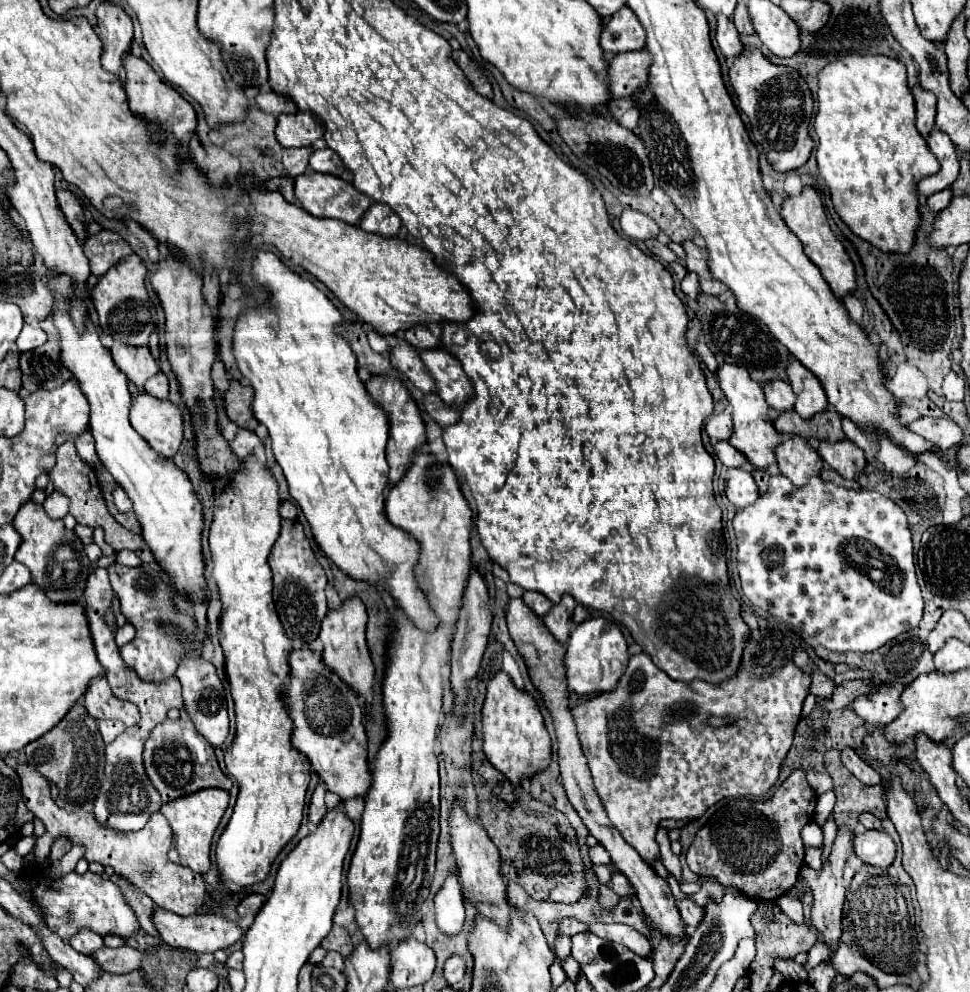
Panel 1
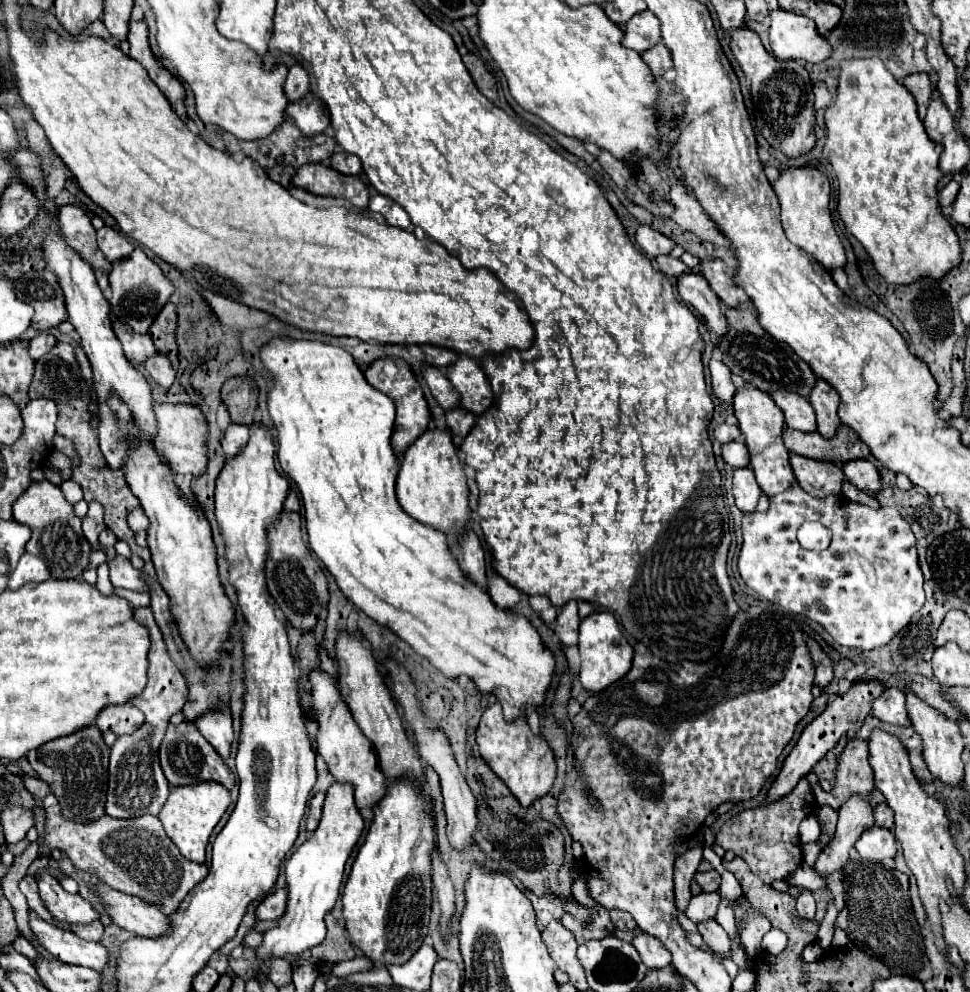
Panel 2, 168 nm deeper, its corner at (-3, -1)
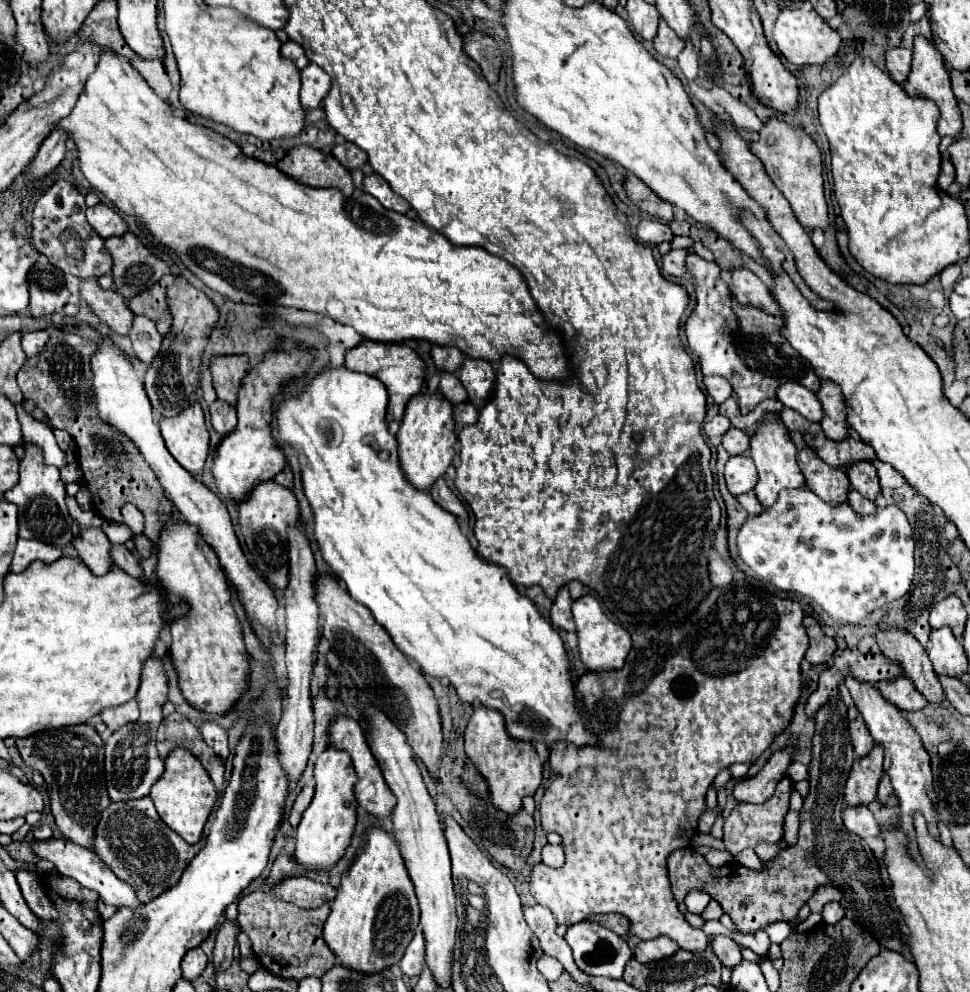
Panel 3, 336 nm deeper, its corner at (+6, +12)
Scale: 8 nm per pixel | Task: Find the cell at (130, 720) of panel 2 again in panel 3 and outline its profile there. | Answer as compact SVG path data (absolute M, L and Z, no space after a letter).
M131 699L131 701L127 701L125 705L119 705L119 707L107 707L107 709L103 709L103 711L99 713L99 717L101 717L101 721L103 721L111 731L115 731L115 729L119 729L119 727L125 725L125 723L137 721L137 717L139 717L137 701Z

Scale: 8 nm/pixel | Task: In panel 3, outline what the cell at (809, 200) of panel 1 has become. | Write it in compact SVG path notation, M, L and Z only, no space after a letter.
M771 119L763 127L759 141L751 143L751 151L761 159L769 177L783 193L783 197L789 201L797 221L809 231L815 229L825 231L829 227L829 217L827 217L827 201L823 193L823 161L813 139L807 137L799 127Z

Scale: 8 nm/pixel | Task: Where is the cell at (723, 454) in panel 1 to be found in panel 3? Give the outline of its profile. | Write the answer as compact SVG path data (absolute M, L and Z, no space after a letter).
M731 427L723 435L723 447L729 455L743 455L749 449L749 435L737 427Z

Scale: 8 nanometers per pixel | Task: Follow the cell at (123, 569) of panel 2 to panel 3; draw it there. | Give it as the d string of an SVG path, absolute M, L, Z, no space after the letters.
M101 529L81 531L79 539L73 539L73 545L75 545L79 557L83 559L83 563L95 575L105 575L111 571L111 567L113 567L111 543Z

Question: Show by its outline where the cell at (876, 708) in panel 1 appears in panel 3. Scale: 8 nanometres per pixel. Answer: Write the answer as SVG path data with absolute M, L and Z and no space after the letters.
M903 675L897 679L879 681L875 687L881 693L881 697L885 697L885 701L893 703L901 711L919 711L927 705L925 697L921 697L921 693L917 693L913 683Z

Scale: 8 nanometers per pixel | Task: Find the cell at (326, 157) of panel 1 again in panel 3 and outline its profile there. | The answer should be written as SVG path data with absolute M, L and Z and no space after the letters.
M337 143L335 147L333 147L333 151L331 151L335 157L337 157L337 161L341 163L341 165L345 165L347 169L353 169L353 167L363 167L365 163L367 163L367 157L365 157L365 153L357 147L357 145L353 145L353 143Z

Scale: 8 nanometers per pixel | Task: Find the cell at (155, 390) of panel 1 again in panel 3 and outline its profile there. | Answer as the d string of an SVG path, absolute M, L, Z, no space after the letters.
M137 315L133 321L133 329L131 329L129 337L133 343L135 355L147 365L157 357L157 351L161 351L163 337L159 335L159 331L155 329L155 323L149 317Z

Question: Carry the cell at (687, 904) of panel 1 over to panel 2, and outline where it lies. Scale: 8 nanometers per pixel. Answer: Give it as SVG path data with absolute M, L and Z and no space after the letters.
M706 920L698 924L698 932L702 934L706 946L722 958L732 958L732 944L728 934L724 932L724 928L716 922L716 920Z

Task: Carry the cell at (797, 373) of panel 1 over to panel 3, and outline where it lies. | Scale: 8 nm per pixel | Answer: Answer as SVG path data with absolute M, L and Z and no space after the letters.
M821 381L821 387L815 395L821 401L825 413L821 419L821 427L825 429L825 435L833 441L845 439L849 435L849 425L845 419L845 403L841 389L831 381Z

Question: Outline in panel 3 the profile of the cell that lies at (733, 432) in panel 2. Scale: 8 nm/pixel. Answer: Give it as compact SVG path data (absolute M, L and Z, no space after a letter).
M715 415L709 423L705 423L705 433L707 433L707 437L725 435L729 427L731 427L731 423L729 423L729 419L725 415Z

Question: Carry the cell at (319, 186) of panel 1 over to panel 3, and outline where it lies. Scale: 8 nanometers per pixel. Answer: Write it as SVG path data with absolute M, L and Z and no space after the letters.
M309 145L289 149L277 167L311 187L337 187L345 197L351 197L355 191L349 169L345 169L331 153Z

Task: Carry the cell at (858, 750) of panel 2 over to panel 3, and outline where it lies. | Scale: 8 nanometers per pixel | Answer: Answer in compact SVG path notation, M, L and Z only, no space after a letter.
M849 707L849 733L851 733L851 745L857 753L857 757L865 757L875 747L873 739L869 737L869 731L855 707Z

